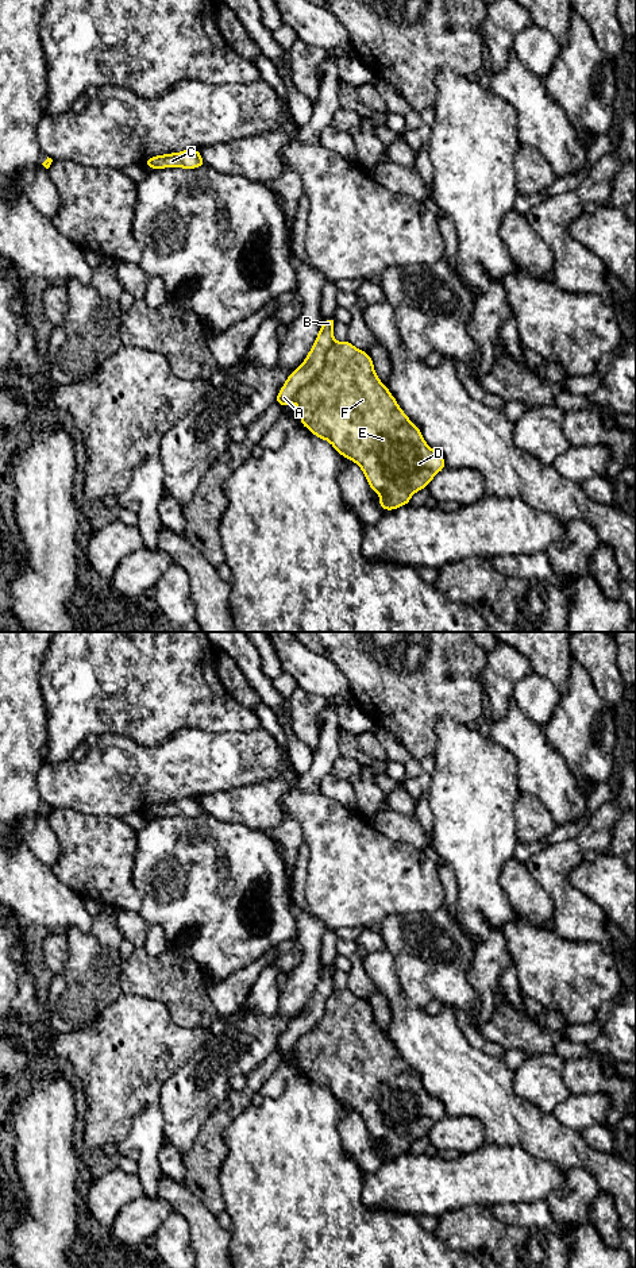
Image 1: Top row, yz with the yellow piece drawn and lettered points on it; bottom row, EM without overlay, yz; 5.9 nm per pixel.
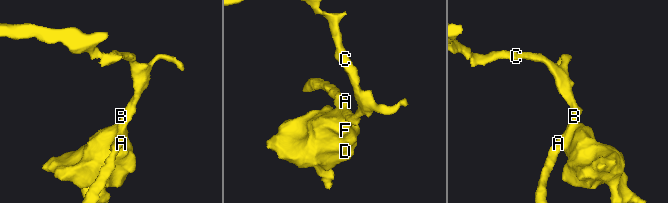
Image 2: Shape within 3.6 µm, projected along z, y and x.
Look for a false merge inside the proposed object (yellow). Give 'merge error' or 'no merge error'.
merge error

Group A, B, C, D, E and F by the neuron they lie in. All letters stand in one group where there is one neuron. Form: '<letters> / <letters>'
A B C / D E F

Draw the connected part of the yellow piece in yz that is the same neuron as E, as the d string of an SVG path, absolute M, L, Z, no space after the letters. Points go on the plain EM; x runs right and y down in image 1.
M348 988L332 991L319 1022L298 1041L296 1055L301 1074L315 1084L329 1090L342 1105L362 1117L371 1138L381 1144L378 1153L385 1159L408 1153L410 1145L427 1136L433 1125L446 1115L442 1102L427 1092L420 1076L410 1069L386 1033L379 1029L371 1005Z

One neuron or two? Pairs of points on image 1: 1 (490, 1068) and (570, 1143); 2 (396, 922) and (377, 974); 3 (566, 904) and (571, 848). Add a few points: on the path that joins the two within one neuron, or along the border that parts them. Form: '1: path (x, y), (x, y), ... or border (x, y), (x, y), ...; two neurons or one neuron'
1: path (498, 1093), (546, 1139); one neuron
2: border (385, 949), (393, 960), (397, 979); two neurons
3: path (562, 890), (562, 862); one neuron

